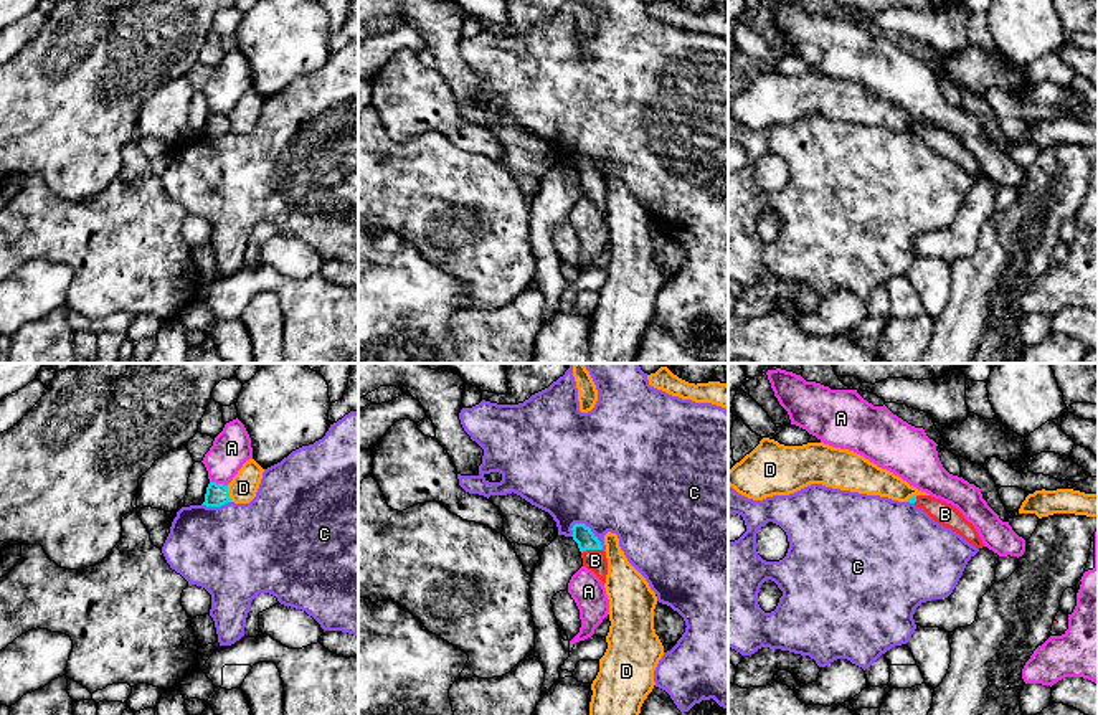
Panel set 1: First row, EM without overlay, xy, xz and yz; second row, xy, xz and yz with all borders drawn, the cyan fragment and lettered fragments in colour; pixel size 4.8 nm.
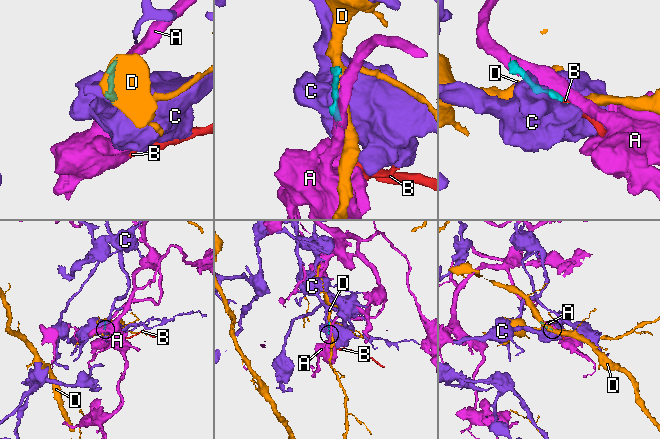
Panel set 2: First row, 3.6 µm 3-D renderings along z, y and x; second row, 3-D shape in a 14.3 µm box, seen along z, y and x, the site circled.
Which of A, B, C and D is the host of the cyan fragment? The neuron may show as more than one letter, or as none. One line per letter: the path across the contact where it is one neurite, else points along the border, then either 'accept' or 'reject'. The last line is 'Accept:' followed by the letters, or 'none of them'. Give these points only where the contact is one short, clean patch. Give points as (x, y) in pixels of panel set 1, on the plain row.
A: reject
B: runs through xz (582, 164), (591, 179), (595, 190); accept
C: reject
D: reject
Accept: B

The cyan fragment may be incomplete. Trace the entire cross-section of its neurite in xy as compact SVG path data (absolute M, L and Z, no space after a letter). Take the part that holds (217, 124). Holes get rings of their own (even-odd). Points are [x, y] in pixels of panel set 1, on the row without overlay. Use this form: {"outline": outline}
{"outline": "M210 112L205 124L203 135L206 137L221 137L231 132L228 116Z"}

